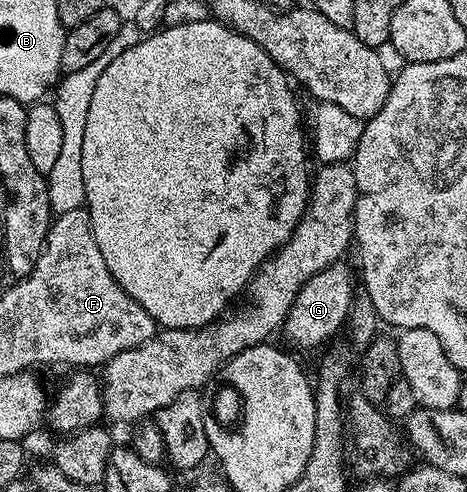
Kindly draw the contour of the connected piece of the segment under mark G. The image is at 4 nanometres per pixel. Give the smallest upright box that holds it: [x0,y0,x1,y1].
[282,261,354,351]

